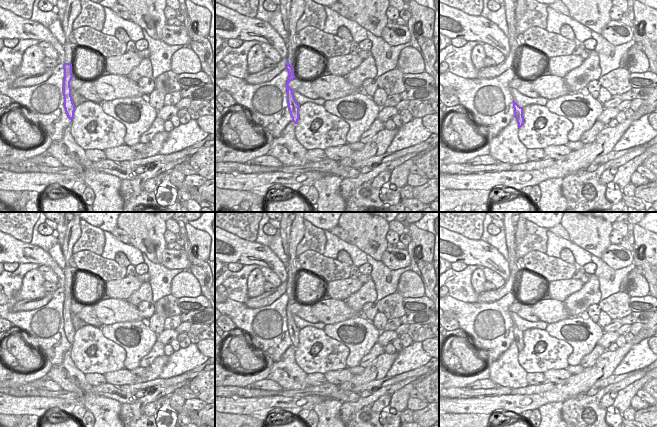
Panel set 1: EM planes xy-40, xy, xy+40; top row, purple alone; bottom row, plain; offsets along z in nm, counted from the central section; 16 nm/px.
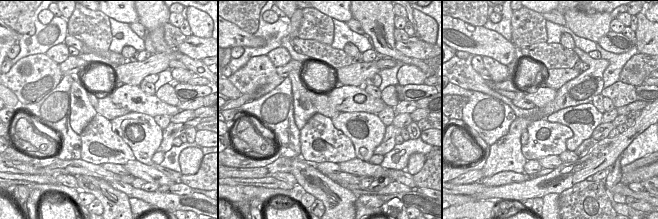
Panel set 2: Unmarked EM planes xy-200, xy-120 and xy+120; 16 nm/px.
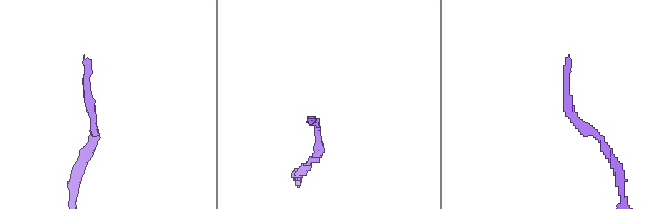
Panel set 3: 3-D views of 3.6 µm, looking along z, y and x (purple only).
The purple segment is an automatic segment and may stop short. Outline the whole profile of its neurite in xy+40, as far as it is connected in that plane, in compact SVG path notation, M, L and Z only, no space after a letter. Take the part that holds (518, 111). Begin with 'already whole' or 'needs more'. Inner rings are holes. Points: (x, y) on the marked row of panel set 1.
already whole; M513 100L513 108L514 108L514 117L516 118L518 127L520 128L524 124L523 108L520 107L514 100Z

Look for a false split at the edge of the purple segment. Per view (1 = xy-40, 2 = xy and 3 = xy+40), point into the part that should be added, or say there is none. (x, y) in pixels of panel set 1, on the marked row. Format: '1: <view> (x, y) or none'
1: none
2: none
3: none

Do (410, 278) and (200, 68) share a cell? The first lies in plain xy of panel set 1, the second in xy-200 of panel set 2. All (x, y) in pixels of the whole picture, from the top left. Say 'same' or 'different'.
different

